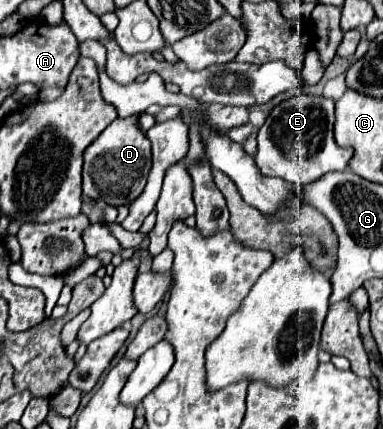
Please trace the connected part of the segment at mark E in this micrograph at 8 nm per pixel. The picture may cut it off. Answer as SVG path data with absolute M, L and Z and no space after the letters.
M296 94L292 98L282 100L278 106L272 108L268 114L264 126L258 130L258 154L256 154L256 164L262 174L266 176L278 176L288 182L294 182L298 186L310 184L324 176L326 172L332 170L344 170L348 166L348 160L352 158L350 148L340 148L334 142L334 100L324 98L324 96L308 96L308 94Z

